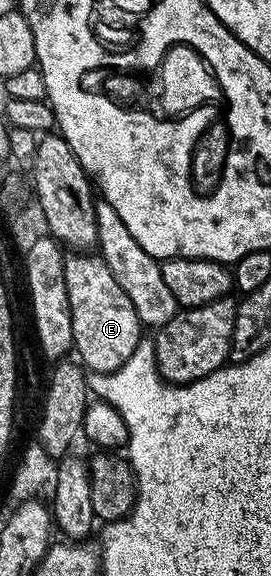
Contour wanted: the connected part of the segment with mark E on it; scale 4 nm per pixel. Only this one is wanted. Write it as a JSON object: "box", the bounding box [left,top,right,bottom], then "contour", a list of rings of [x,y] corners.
{"box":[64,252,144,374],"contour":[[[74,252],[65,257],[64,284],[68,288],[68,304],[72,316],[74,350],[81,365],[96,374],[110,374],[143,341],[144,325],[139,320],[132,301],[112,276],[111,269],[96,254]]]}

